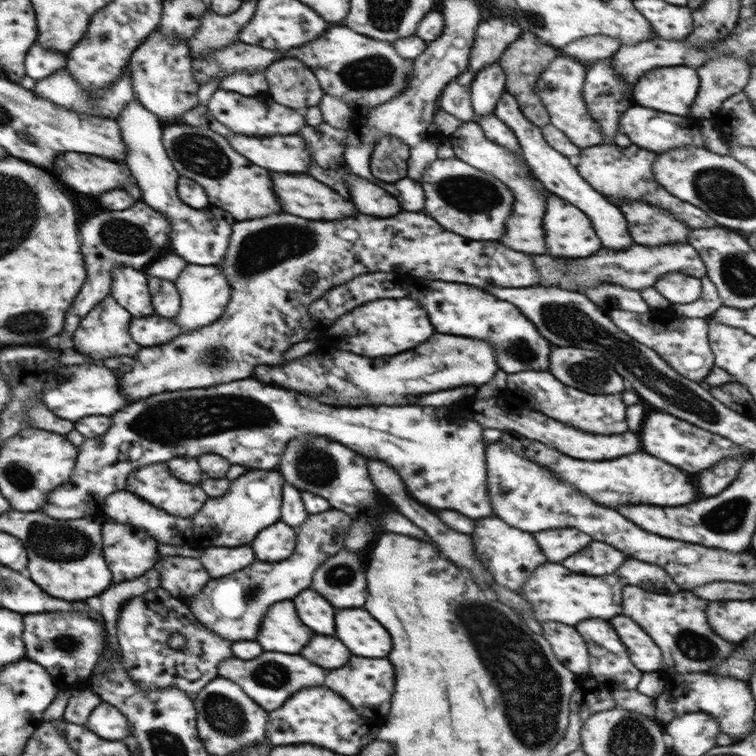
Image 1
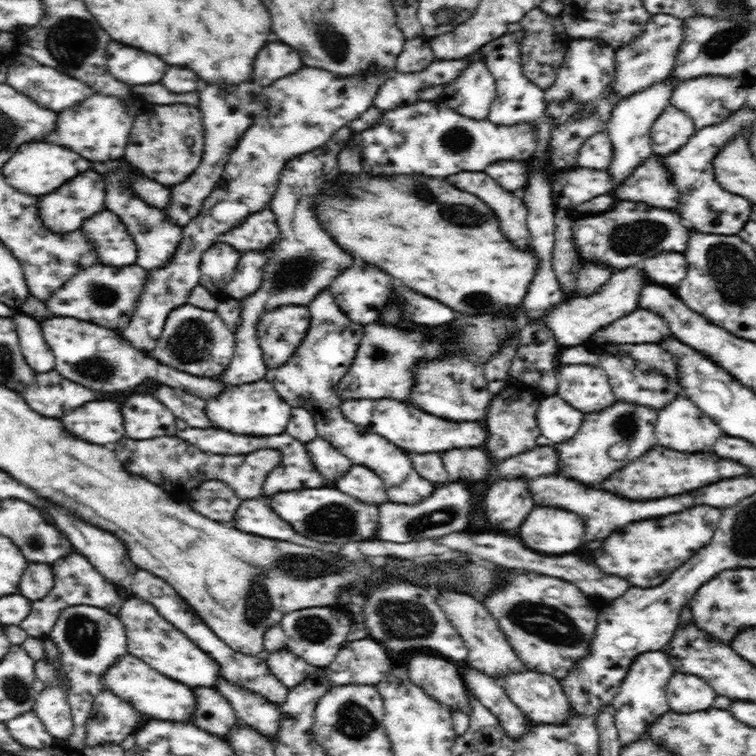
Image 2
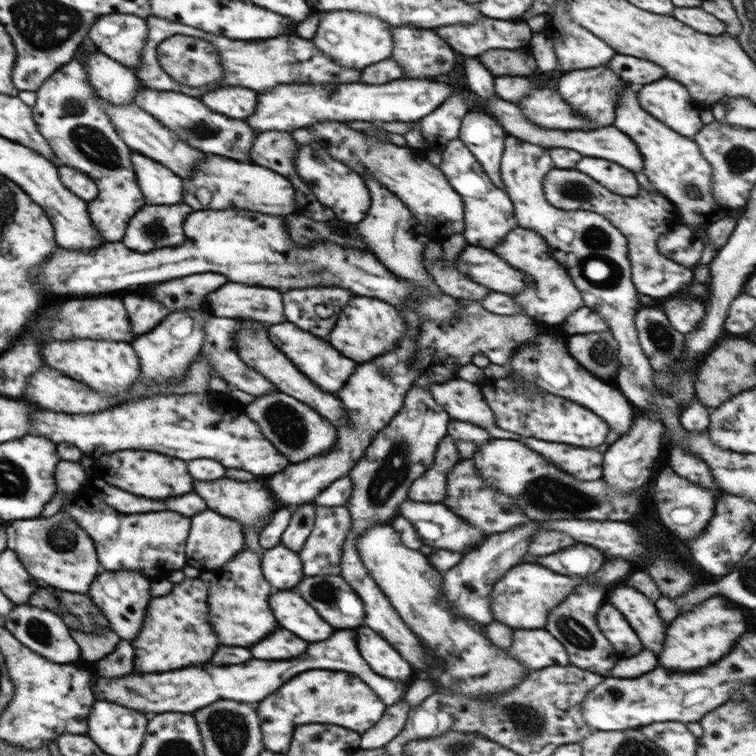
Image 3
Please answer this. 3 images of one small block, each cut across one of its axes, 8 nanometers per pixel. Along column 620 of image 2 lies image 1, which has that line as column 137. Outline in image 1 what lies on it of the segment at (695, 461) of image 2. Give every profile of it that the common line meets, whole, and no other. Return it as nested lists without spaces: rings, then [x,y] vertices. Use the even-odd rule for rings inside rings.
[[[152,464],[130,472],[126,490],[174,516],[194,516],[206,503],[200,486],[176,480],[166,464]]]

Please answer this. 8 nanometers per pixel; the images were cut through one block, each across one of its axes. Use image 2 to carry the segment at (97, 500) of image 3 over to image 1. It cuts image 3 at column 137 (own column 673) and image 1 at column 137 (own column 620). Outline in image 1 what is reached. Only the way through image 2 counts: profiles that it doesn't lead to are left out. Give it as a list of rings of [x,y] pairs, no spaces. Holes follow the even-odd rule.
[[[112,520],[102,523],[101,530],[104,556],[114,583],[142,576],[159,560],[160,543],[148,532]]]

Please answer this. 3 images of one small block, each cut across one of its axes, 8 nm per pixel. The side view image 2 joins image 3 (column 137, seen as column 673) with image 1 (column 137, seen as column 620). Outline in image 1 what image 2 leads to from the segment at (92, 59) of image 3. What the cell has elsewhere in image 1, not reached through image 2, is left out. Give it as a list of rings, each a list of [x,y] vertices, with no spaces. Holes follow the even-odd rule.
[[[138,99],[125,104],[116,121],[126,145],[125,164],[143,194],[140,200],[155,211],[162,212],[170,222],[169,251],[190,264],[218,265],[228,252],[229,236],[232,235],[233,225],[237,221],[230,213],[217,206],[209,204],[206,210],[200,212],[199,209],[192,208],[180,200],[177,193],[177,180],[180,176],[162,144],[164,124],[153,112],[144,108]]]

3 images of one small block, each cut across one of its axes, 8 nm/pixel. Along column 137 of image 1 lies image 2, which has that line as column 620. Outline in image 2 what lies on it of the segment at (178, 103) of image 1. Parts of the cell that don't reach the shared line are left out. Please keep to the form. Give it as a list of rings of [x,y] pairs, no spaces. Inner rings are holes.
[[[660,13],[652,17],[636,40],[614,50],[616,74],[614,74],[613,86],[610,87],[618,95],[618,100],[625,99],[635,92],[648,88],[652,83],[656,84],[672,75],[676,64],[676,54],[684,38],[685,20],[676,18],[670,13]]]

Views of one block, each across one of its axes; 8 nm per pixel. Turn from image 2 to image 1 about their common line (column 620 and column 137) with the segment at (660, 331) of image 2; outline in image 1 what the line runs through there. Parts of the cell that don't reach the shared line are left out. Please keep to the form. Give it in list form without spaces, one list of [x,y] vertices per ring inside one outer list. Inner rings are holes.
[[[156,314],[142,318],[132,317],[129,322],[130,336],[141,347],[153,347],[171,342],[182,333],[187,334],[173,320]]]

